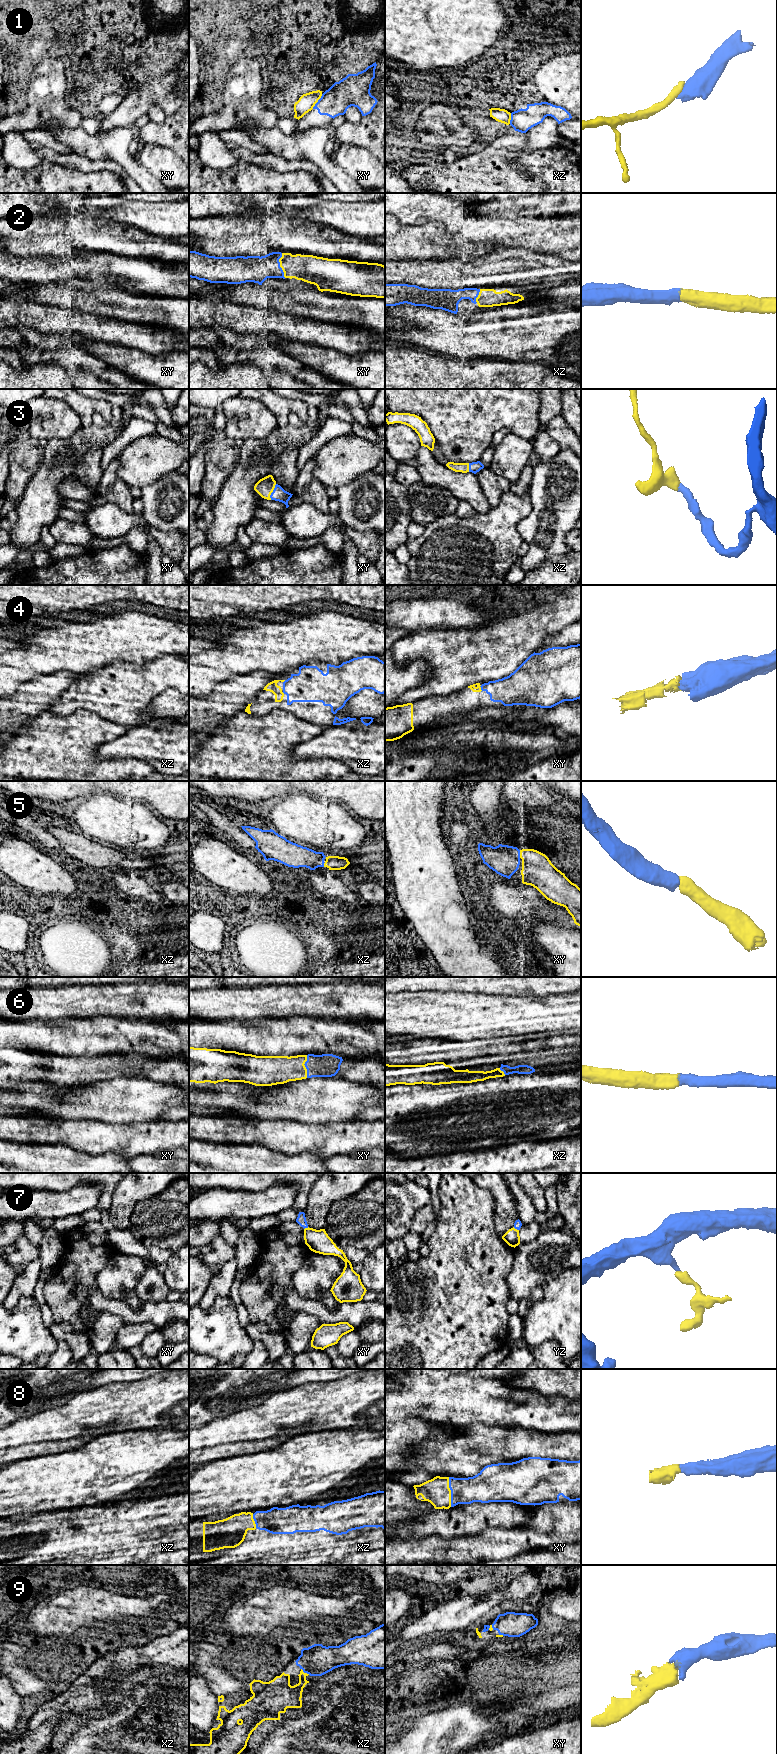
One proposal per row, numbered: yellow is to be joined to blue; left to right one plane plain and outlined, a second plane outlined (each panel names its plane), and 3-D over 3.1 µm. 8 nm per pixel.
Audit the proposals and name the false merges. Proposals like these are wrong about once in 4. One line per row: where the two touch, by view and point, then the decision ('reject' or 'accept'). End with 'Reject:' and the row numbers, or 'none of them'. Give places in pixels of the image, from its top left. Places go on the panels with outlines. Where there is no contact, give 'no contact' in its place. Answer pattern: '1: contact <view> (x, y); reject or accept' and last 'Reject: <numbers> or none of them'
1: contact xy (318, 101); reject
2: contact xy (279, 265); accept
3: contact xy (272, 492); accept
4: contact xy (481, 688); accept
5: contact xy (519, 854); accept
6: contact xy (305, 1066); accept
7: contact yz (516, 1228); accept
8: contact xy (451, 1492); accept
9: contact xz (305, 1672); accept
Reject: 1

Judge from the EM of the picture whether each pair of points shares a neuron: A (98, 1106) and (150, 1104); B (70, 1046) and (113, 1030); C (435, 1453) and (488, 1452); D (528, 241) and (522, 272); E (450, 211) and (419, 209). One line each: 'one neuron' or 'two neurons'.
A: one neuron
B: one neuron
C: one neuron
D: two neurons
E: one neuron

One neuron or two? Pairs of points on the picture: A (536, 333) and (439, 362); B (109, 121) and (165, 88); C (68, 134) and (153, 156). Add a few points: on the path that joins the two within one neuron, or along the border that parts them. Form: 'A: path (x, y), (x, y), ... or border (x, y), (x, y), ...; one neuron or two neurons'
A: border (440, 354), (446, 357), (478, 358); two neurons
B: path (123, 116), (145, 95), (151, 92); one neuron
C: border (135, 157), (150, 173); two neurons

